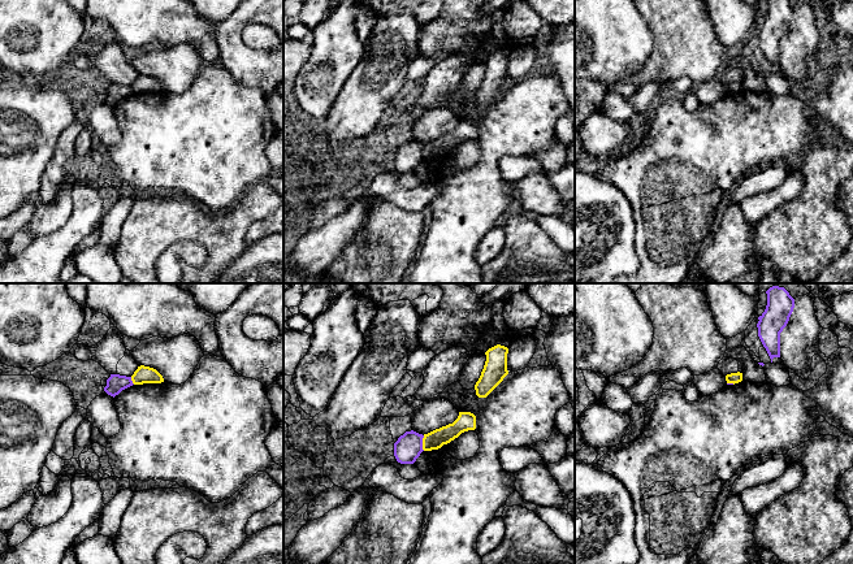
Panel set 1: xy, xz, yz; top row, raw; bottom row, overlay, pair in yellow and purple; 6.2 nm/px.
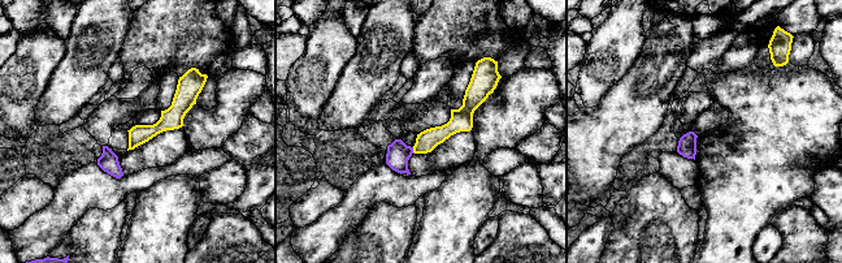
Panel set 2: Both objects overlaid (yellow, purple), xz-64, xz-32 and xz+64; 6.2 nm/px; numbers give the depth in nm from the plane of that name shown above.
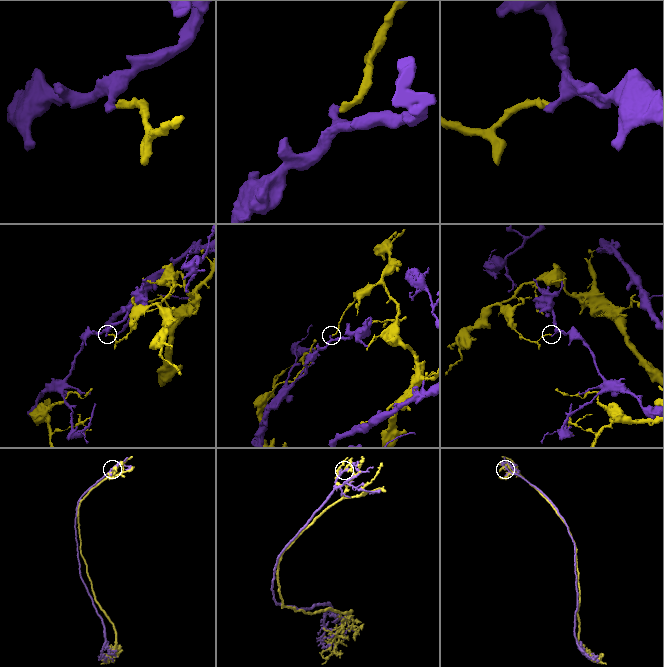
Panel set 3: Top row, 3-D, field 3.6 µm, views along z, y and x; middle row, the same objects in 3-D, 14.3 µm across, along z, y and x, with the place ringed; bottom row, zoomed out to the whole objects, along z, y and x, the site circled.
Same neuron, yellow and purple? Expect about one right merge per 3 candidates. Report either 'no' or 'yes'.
no

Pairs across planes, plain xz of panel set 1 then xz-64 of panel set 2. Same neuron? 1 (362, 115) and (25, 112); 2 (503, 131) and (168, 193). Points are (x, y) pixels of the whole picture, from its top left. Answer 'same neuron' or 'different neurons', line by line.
1: different neurons
2: same neuron

